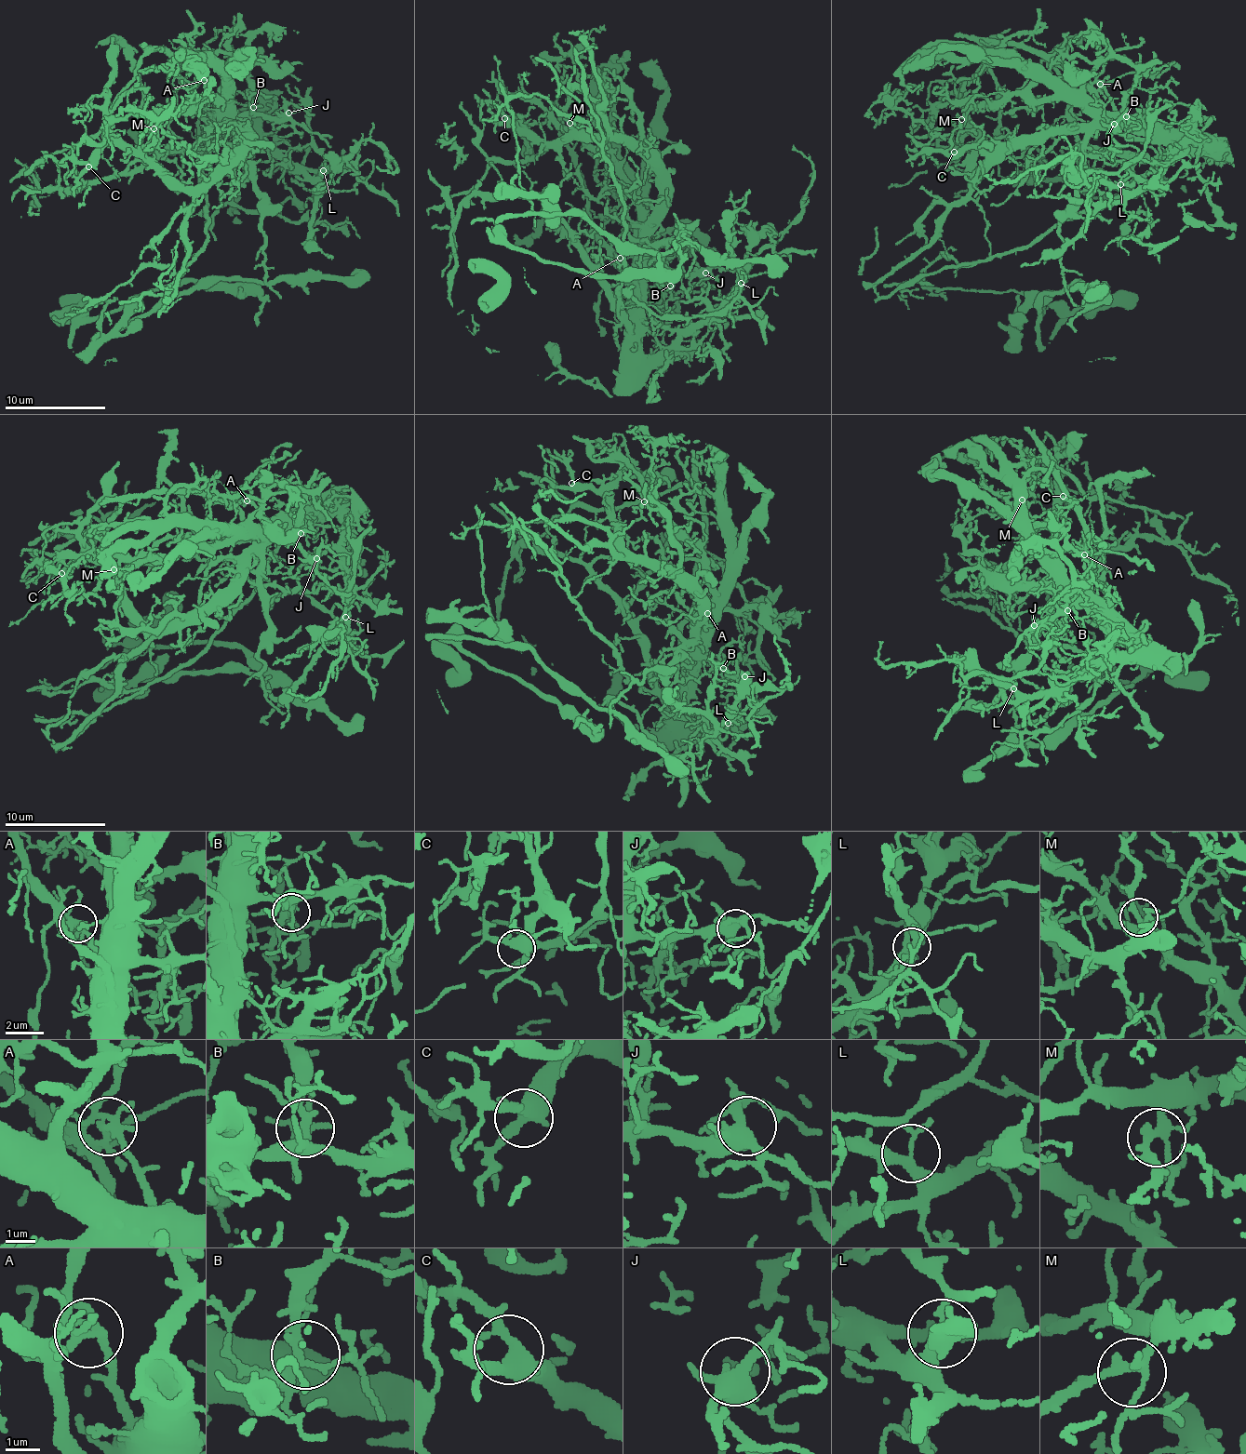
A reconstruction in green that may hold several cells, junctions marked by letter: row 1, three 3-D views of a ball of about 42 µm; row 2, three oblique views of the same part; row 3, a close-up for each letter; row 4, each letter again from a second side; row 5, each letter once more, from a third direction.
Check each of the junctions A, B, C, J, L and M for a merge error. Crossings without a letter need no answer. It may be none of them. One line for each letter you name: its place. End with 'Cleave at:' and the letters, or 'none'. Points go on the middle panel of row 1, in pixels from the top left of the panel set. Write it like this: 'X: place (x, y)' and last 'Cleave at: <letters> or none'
A: place (620, 258)
L: place (741, 283)
Cleave at: A, L

